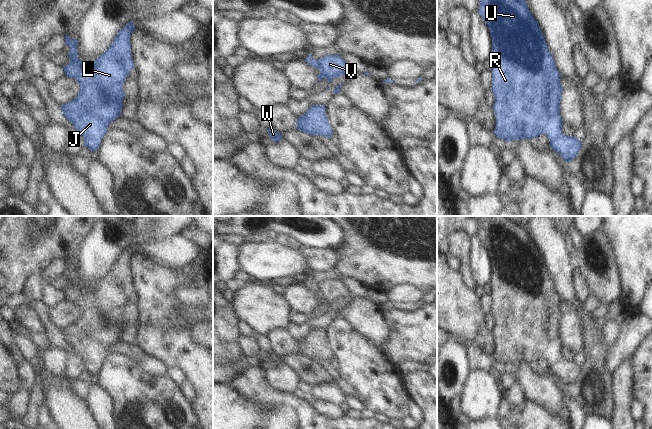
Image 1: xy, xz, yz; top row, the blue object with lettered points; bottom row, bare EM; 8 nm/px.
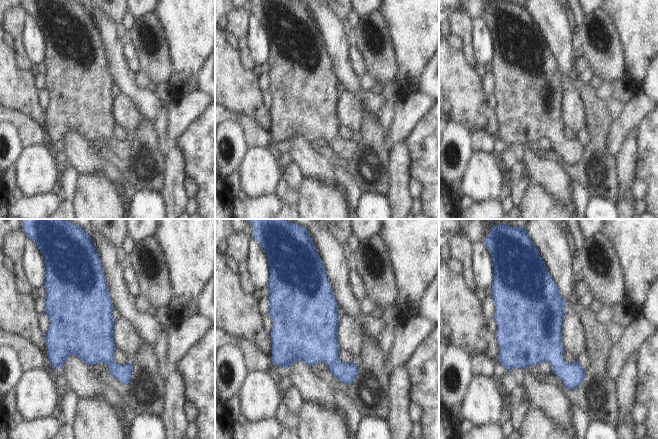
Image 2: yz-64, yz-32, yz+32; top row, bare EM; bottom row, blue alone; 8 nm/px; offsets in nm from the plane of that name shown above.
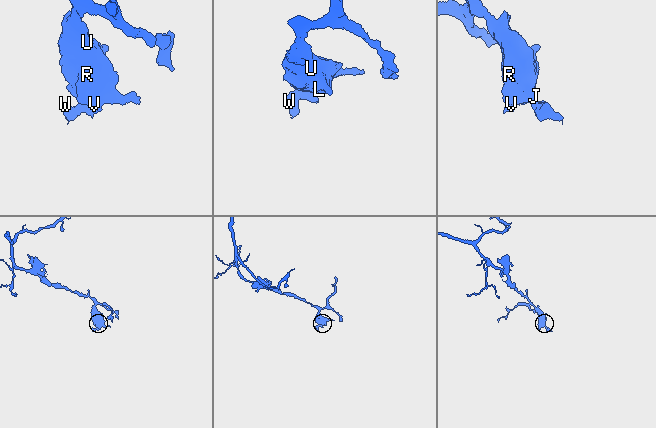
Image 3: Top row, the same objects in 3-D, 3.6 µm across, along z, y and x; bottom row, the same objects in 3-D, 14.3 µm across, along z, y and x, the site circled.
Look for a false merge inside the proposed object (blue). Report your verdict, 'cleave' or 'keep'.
keep

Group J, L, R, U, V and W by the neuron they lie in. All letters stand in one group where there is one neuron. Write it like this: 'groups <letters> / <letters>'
groups J L R U V W

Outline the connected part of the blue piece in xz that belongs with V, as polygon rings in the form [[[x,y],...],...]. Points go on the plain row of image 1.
[[[310,277],[304,285],[310,287],[313,292],[318,292],[320,294],[320,298],[317,299],[319,306],[324,301],[330,307],[334,302],[353,299],[346,286],[339,279],[327,279],[319,284],[314,284]]]

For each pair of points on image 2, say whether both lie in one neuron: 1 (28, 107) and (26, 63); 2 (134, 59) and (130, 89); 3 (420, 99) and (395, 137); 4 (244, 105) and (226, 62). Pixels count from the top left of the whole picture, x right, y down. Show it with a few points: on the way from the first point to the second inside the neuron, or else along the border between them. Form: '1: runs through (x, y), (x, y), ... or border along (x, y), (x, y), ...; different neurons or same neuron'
1: border along (14, 50), (16, 63), (29, 71); different neurons
2: border along (124, 48), (127, 63), (135, 74); different neurons
3: runs through (413, 108), (400, 128); same neuron
4: runs through (241, 94), (226, 79), (226, 73); same neuron

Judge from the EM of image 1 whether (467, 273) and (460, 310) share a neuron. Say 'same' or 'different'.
different

